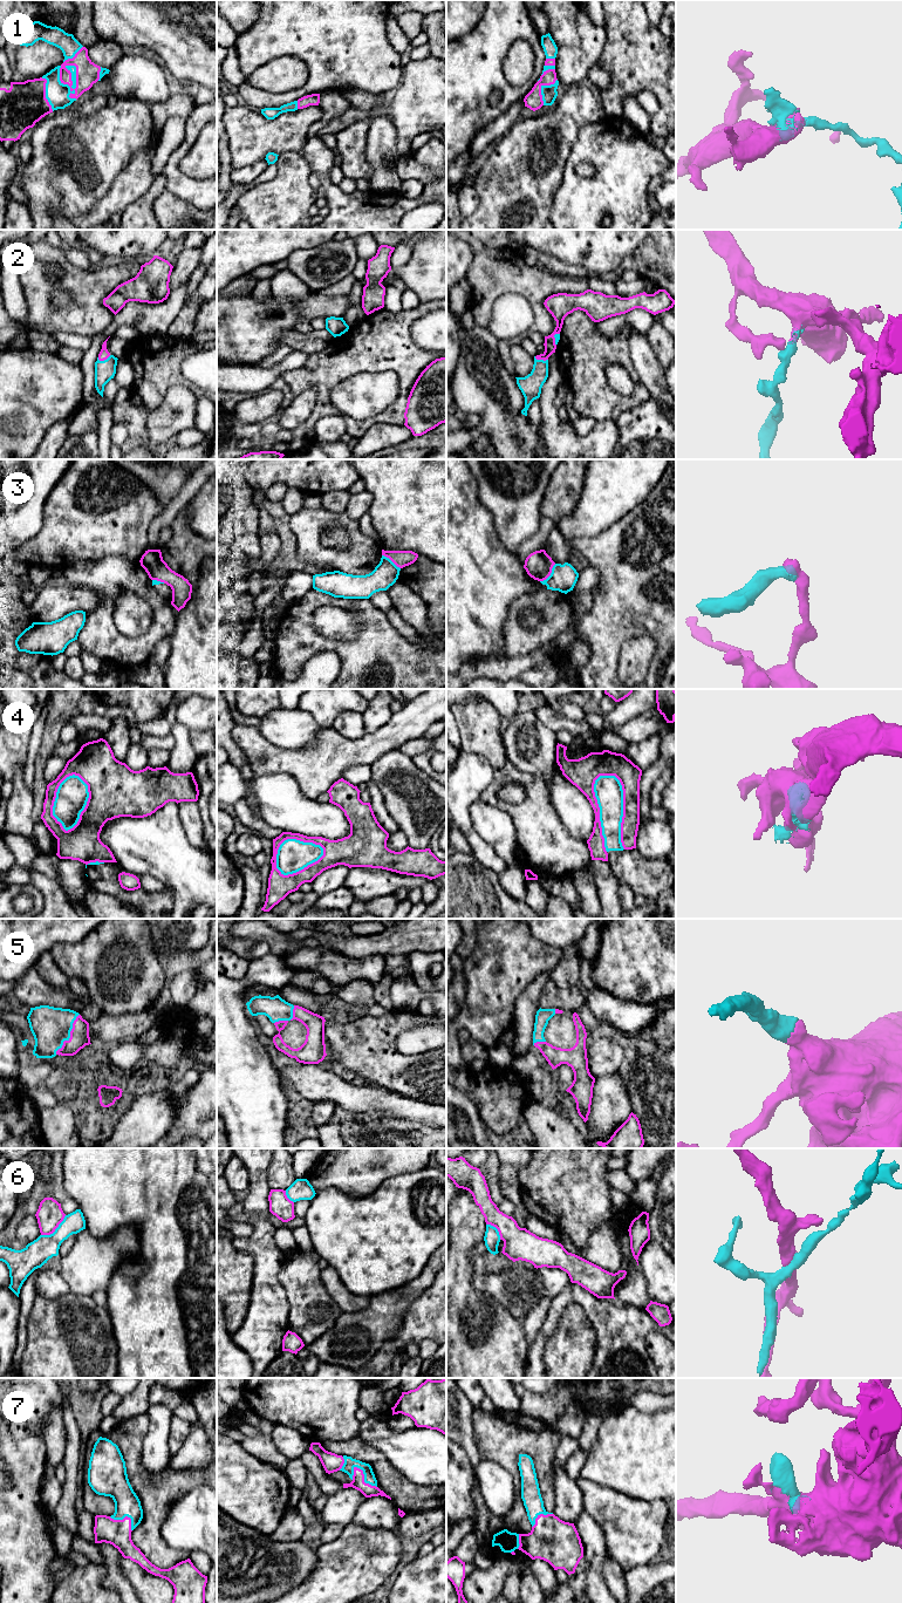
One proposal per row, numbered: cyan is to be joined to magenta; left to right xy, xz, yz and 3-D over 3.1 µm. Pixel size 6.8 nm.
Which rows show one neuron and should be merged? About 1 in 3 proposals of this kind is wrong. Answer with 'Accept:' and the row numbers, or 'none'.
Accept: 1, 2, 5, 7

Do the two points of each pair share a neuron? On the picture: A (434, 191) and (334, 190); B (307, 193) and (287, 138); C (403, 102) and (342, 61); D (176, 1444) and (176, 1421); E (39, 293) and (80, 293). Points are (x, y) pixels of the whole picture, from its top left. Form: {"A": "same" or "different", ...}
{"A": "same", "B": "different", "C": "different", "D": "same", "E": "same"}

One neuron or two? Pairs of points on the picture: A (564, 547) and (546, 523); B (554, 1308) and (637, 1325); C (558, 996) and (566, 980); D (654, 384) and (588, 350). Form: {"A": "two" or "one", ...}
{"A": "two", "B": "one", "C": "two", "D": "two"}

